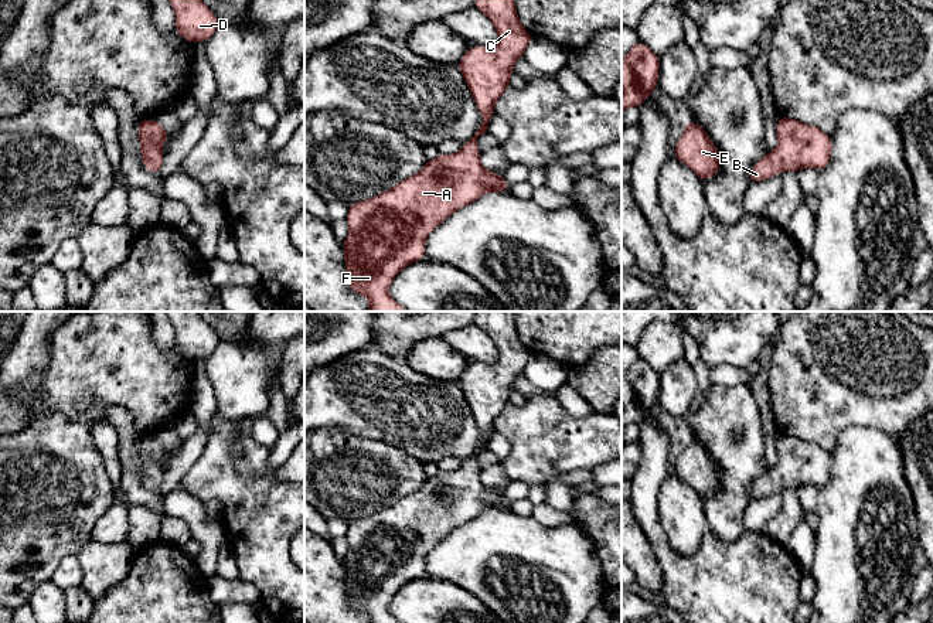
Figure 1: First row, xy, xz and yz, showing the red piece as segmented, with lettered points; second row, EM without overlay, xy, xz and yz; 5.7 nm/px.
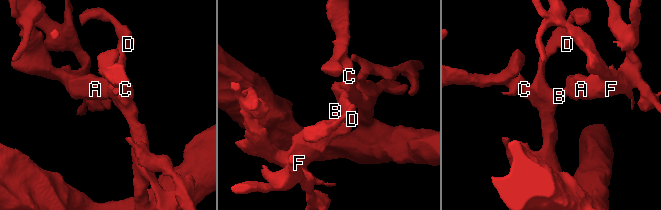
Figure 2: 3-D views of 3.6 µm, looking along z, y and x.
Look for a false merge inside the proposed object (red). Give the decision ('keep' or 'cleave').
keep

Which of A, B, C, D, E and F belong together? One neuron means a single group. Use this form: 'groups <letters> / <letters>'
groups A B C D E F

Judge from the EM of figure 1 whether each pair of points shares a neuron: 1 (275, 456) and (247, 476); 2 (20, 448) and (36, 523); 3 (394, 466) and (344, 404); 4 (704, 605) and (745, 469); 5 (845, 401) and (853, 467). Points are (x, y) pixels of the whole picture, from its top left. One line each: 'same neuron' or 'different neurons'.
1: different neurons
2: same neuron
3: different neurons
4: different neurons
5: different neurons

